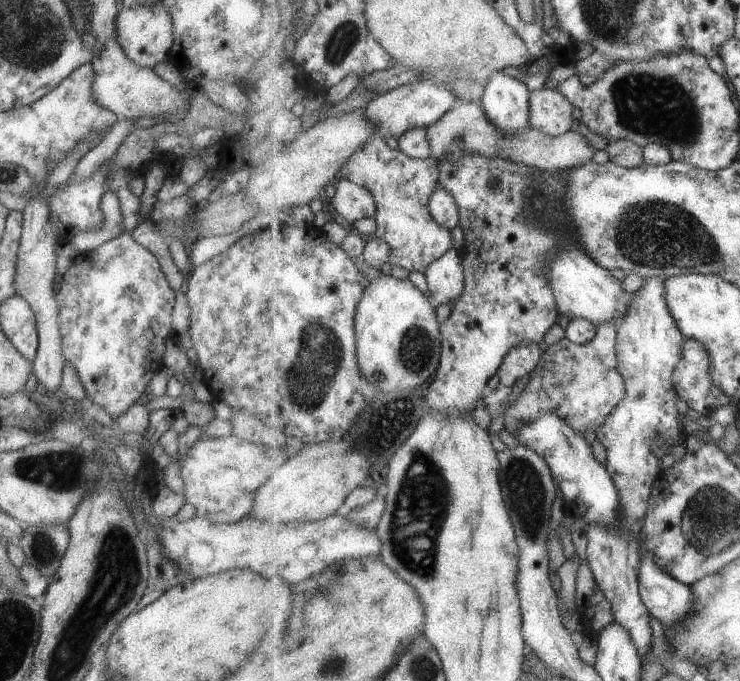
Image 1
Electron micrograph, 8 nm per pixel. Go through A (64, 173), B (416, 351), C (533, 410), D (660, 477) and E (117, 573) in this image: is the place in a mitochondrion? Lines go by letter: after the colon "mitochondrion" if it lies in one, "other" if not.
A: other
B: mitochondrion
C: other
D: other
E: mitochondrion

